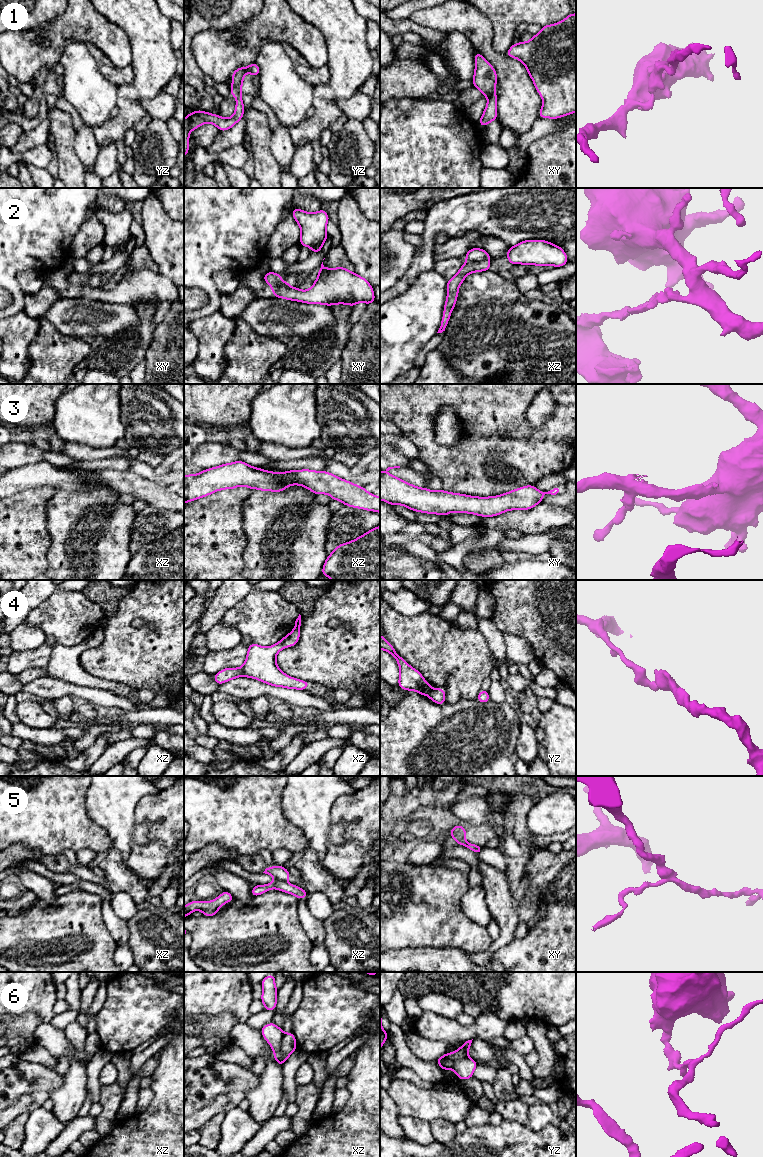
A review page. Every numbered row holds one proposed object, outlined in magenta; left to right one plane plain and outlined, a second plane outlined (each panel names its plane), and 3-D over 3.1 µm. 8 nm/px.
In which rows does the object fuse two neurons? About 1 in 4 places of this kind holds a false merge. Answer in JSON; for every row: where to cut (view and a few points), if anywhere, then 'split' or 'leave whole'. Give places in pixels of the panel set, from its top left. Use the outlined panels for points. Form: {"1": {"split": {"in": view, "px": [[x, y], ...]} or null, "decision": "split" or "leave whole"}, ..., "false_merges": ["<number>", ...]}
{"1": {"split": {"in": "xy", "px": [[495, 95], [488, 98]]}, "decision": "split"}, "2": {"split": {"in": "xy", "px": [[270, 284], [283, 284], [290, 288]]}, "decision": "split"}, "3": {"split": null, "decision": "leave whole"}, "4": {"split": {"in": "yz", "px": [[432, 689], [427, 695]]}, "decision": "split"}, "5": {"split": {"in": "xz", "px": [[277, 879], [285, 881]]}, "decision": "split"}, "6": {"split": {"in": "xz", "px": [[283, 1033], [281, 1051], [287, 1057]]}, "decision": "split"}, "false_merges": ["1", "2", "4", "5", "6"]}

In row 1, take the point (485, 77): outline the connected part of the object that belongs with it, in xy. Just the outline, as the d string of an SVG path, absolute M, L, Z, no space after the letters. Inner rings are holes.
M476 51L475 53L475 72L472 83L478 88L484 97L496 96L495 86L497 83L497 73L493 66Z

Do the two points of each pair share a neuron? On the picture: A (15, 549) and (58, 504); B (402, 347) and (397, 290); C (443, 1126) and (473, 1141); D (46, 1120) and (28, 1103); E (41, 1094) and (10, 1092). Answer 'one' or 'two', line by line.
A: two
B: two
C: two
D: two
E: one

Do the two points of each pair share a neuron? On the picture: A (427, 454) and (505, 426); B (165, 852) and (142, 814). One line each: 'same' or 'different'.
A: same
B: same

